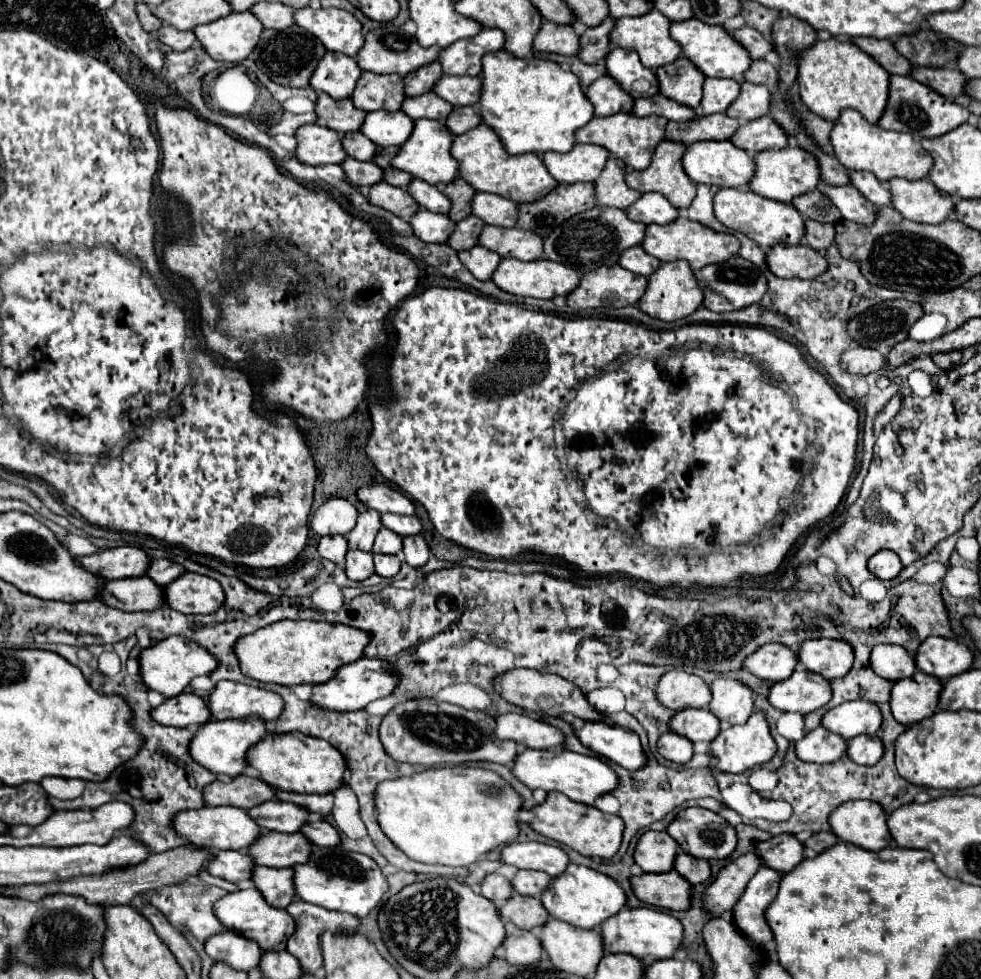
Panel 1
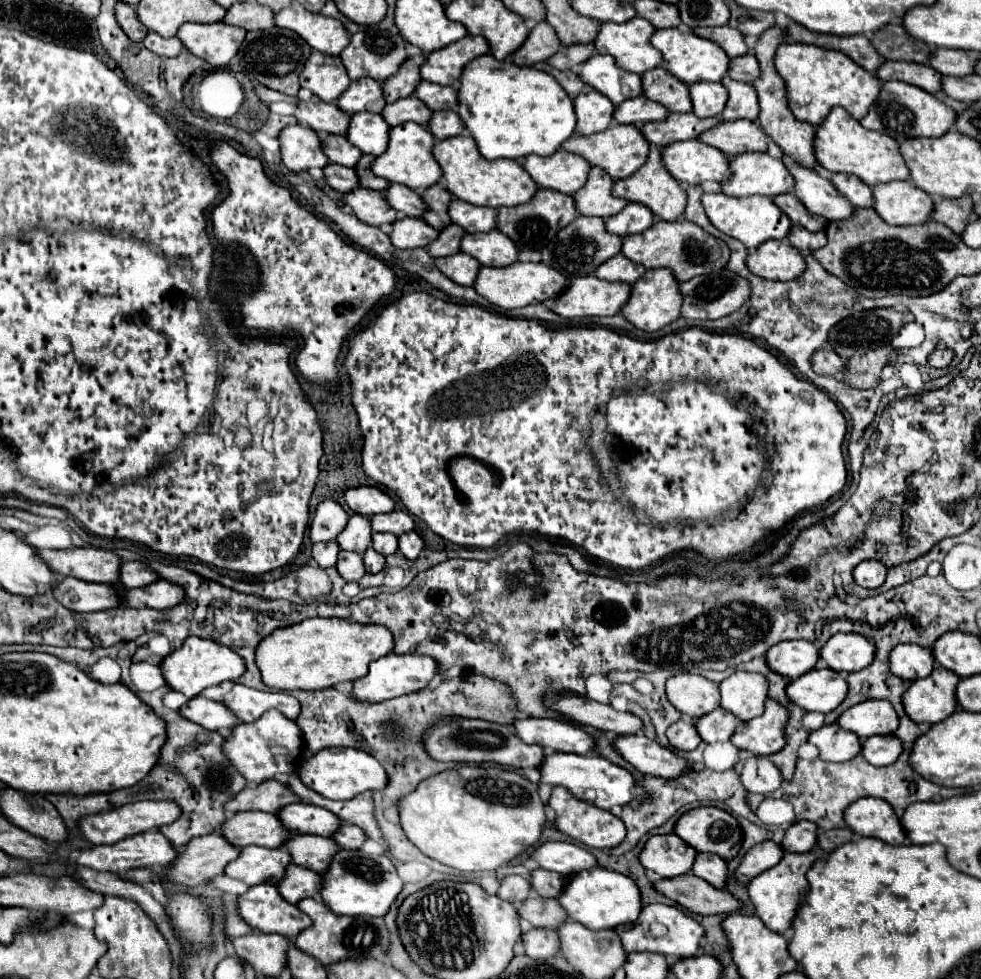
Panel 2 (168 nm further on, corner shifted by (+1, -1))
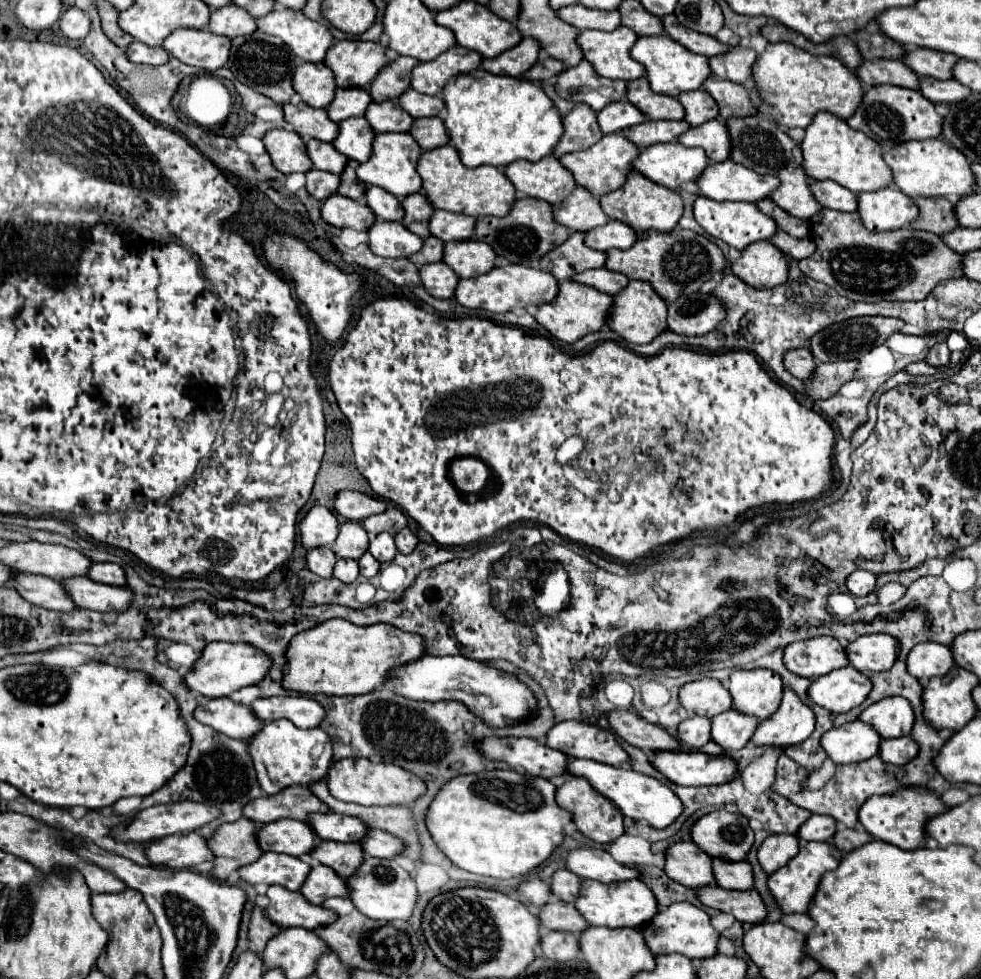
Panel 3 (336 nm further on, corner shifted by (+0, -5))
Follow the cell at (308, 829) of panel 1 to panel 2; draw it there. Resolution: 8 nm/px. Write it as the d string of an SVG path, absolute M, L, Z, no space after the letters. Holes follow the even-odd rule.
M342 825L332 839L336 841L336 845L340 845L342 849L360 849L364 843L364 831L360 827L352 827L352 825Z

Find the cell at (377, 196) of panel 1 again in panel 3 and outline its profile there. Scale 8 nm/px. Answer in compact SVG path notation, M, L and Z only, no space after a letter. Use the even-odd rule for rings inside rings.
M339 193L327 197L321 203L321 217L333 227L339 227L339 229L351 227L355 231L367 231L375 219L373 211L367 205L353 201L349 197L343 197Z

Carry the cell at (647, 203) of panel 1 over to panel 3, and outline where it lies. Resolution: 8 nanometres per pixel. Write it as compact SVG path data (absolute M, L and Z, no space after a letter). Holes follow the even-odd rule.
M609 221L603 227L591 229L585 233L585 245L597 251L609 251L609 249L629 249L635 241L637 233L629 229L629 225L621 225L617 221Z

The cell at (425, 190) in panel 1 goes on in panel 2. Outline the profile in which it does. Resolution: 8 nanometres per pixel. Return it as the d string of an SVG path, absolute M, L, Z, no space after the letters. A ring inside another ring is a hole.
M394 183L386 189L386 199L388 203L400 213L400 215L408 215L408 217L422 217L428 211L426 201L414 191L408 189L400 183Z

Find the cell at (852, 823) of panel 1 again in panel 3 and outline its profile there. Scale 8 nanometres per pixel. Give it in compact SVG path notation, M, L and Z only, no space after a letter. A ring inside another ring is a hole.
M903 787L897 789L897 793L891 795L873 795L865 805L859 809L859 821L861 825L877 839L897 845L899 849L921 849L927 843L925 827L931 817L937 817L945 813L949 807L941 801L941 797L927 789L921 791L921 787Z

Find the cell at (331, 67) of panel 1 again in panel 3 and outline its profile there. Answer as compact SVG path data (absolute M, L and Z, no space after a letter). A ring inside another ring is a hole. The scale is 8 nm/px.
M303 63L293 75L293 89L311 107L325 107L335 93L333 73L323 63Z

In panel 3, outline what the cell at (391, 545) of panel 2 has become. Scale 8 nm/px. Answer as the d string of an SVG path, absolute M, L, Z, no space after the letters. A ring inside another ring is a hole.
M381 533L377 537L371 537L369 543L369 553L379 561L379 563L389 563L397 555L395 539L391 533Z

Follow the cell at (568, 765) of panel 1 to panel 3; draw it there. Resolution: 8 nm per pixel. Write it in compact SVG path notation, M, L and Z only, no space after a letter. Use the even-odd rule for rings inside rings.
M573 759L569 763L569 773L589 779L589 783L595 787L595 791L599 791L601 795L611 799L625 817L631 817L635 821L645 821L655 829L669 827L683 813L681 799L667 785L659 783L657 779L653 779L649 775L637 773L633 769L609 767L609 765L601 765L597 761L589 761L589 759Z

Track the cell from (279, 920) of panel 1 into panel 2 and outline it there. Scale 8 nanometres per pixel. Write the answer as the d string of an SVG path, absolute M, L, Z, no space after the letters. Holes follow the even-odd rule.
M260 883L250 887L238 897L238 915L252 929L260 933L278 933L288 941L294 941L300 931L310 923L306 913L300 913L296 905L284 901L278 889L270 883Z

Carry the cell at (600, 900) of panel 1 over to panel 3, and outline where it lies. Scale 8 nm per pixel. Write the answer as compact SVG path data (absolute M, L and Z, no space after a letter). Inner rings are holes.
M639 879L623 881L621 885L601 885L599 881L583 881L581 895L575 901L575 907L589 921L589 925L605 925L605 927L619 927L619 925L641 927L657 915L657 899L651 893L651 889Z

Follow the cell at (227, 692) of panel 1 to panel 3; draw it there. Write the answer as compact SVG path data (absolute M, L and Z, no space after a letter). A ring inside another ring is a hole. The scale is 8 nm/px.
M261 697L251 703L251 709L265 723L289 719L299 729L319 727L327 715L325 709L309 697Z

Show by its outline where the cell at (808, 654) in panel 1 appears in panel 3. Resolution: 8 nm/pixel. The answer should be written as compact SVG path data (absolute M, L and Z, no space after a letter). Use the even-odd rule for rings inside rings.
M871 633L855 639L847 647L849 665L863 673L887 671L899 653L899 641L887 633Z

